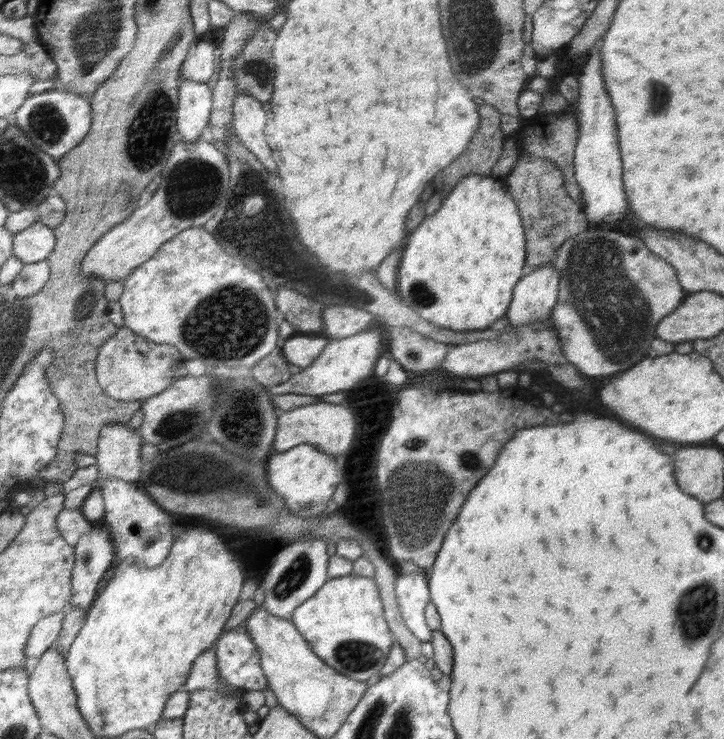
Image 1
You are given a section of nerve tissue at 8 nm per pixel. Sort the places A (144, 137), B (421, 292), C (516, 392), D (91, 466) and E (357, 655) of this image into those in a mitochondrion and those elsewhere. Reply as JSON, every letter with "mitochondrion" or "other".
{"A":"mitochondrion","B":"mitochondrion","C":"other","D":"other","E":"mitochondrion"}

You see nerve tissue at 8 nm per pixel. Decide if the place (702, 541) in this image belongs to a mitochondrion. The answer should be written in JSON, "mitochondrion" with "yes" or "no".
{"mitochondrion":"yes"}

